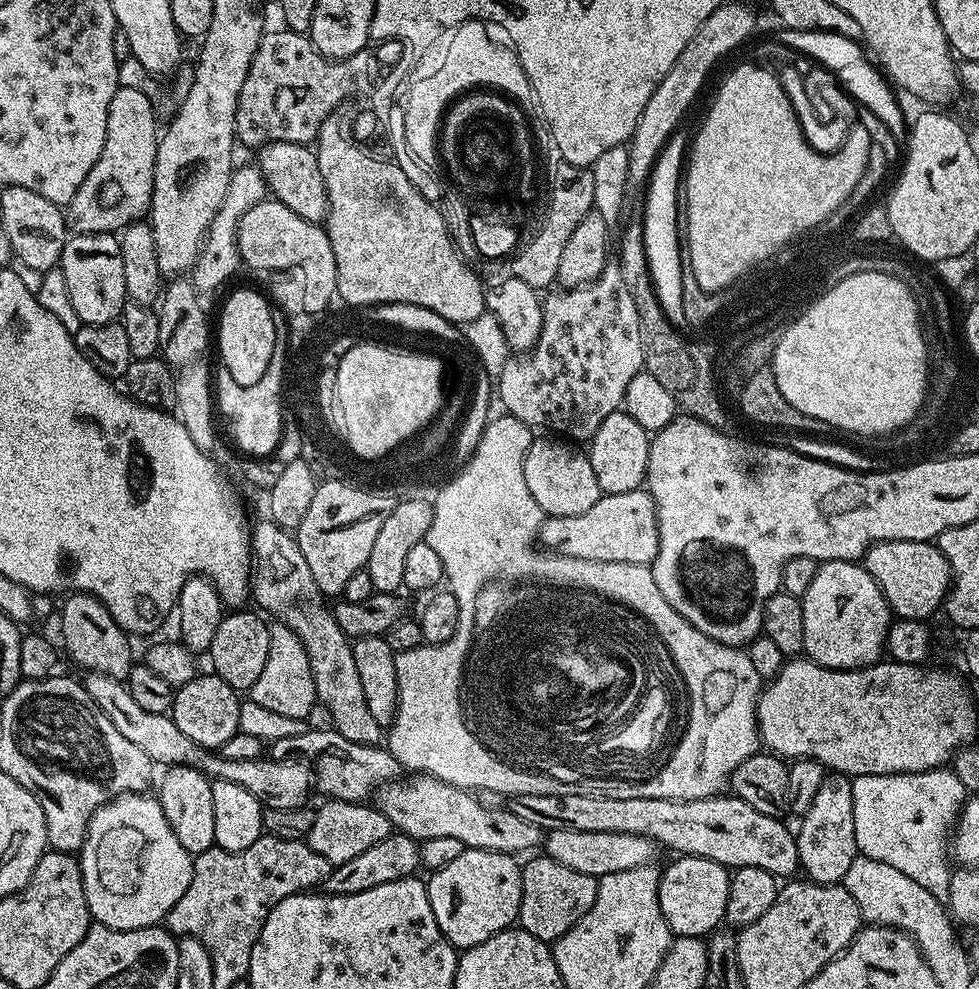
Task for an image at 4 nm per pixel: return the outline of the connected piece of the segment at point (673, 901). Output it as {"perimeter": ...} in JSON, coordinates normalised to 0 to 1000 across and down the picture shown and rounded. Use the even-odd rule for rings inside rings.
{"perimeter":[[[716,866],[689,867],[687,874],[677,875],[672,896],[672,916],[676,916],[676,928],[691,946],[722,947],[736,937],[744,915],[746,892],[745,879],[739,874]]]}

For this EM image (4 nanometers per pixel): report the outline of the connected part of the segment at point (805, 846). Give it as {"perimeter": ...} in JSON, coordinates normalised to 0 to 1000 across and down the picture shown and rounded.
{"perimeter":[[[861,783],[843,784],[827,819],[816,830],[813,841],[817,878],[824,889],[832,894],[856,894],[864,888],[868,874],[876,865],[872,847],[872,807],[870,789]]]}

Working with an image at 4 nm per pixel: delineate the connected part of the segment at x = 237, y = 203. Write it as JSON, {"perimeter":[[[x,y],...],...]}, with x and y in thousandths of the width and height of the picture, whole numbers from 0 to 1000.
{"perimeter":[[[242,169],[235,180],[235,188],[231,192],[231,200],[227,200],[227,208],[223,208],[223,216],[212,230],[212,237],[208,241],[208,250],[204,253],[204,260],[200,263],[200,268],[196,270],[194,282],[200,294],[205,297],[217,295],[220,291],[225,291],[244,271],[247,271],[245,254],[241,238],[247,216],[255,212],[255,208],[264,208],[275,197],[274,187],[270,184],[270,178],[265,169],[257,170]]]}

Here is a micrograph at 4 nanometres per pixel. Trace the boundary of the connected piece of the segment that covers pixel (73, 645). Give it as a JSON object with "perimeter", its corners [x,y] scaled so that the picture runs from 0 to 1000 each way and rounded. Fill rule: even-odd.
{"perimeter":[[[74,599],[66,607],[69,608],[65,612],[62,610],[59,615],[66,657],[90,679],[103,679],[120,686],[130,685],[137,670],[134,651],[136,648],[132,640],[123,636],[112,617],[108,617],[102,606],[91,599]]]}

